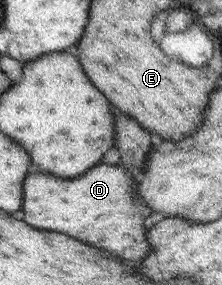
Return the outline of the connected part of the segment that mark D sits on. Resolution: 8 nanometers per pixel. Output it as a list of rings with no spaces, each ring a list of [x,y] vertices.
[[[97,165],[77,179],[31,173],[23,181],[23,221],[40,230],[56,231],[103,249],[121,261],[139,261],[149,251],[145,225],[151,209],[137,199],[135,181],[124,165]]]

